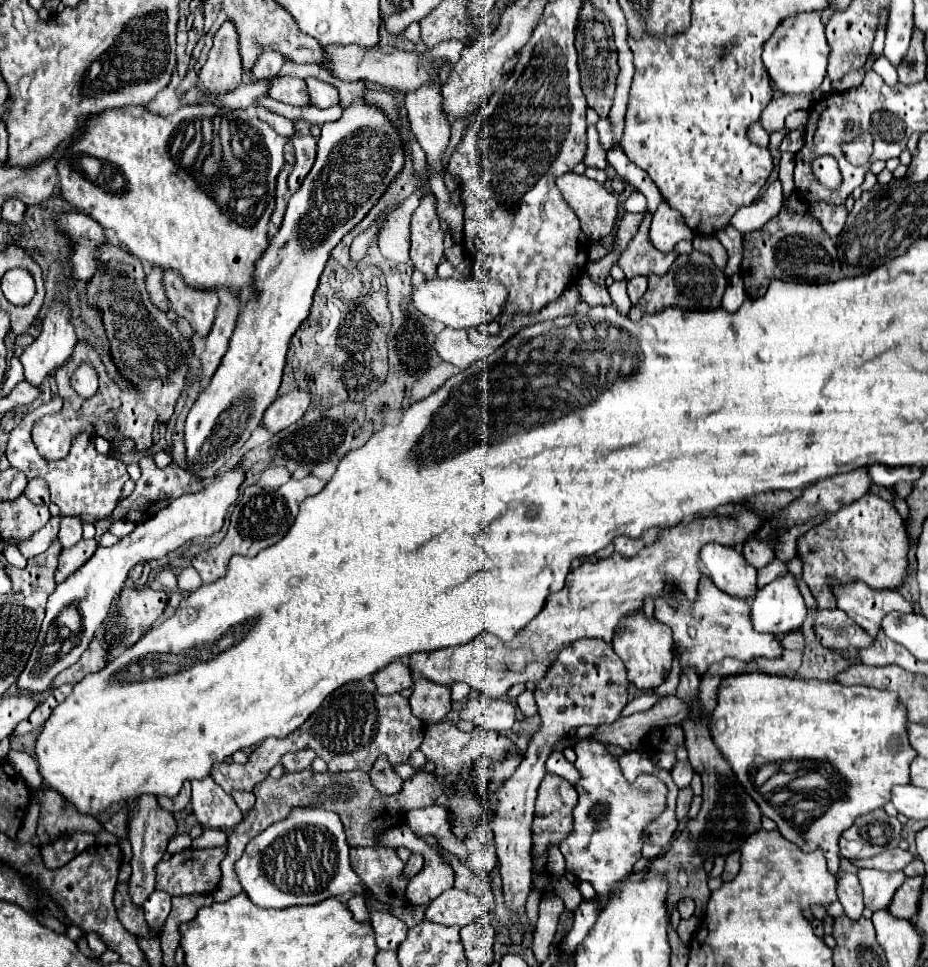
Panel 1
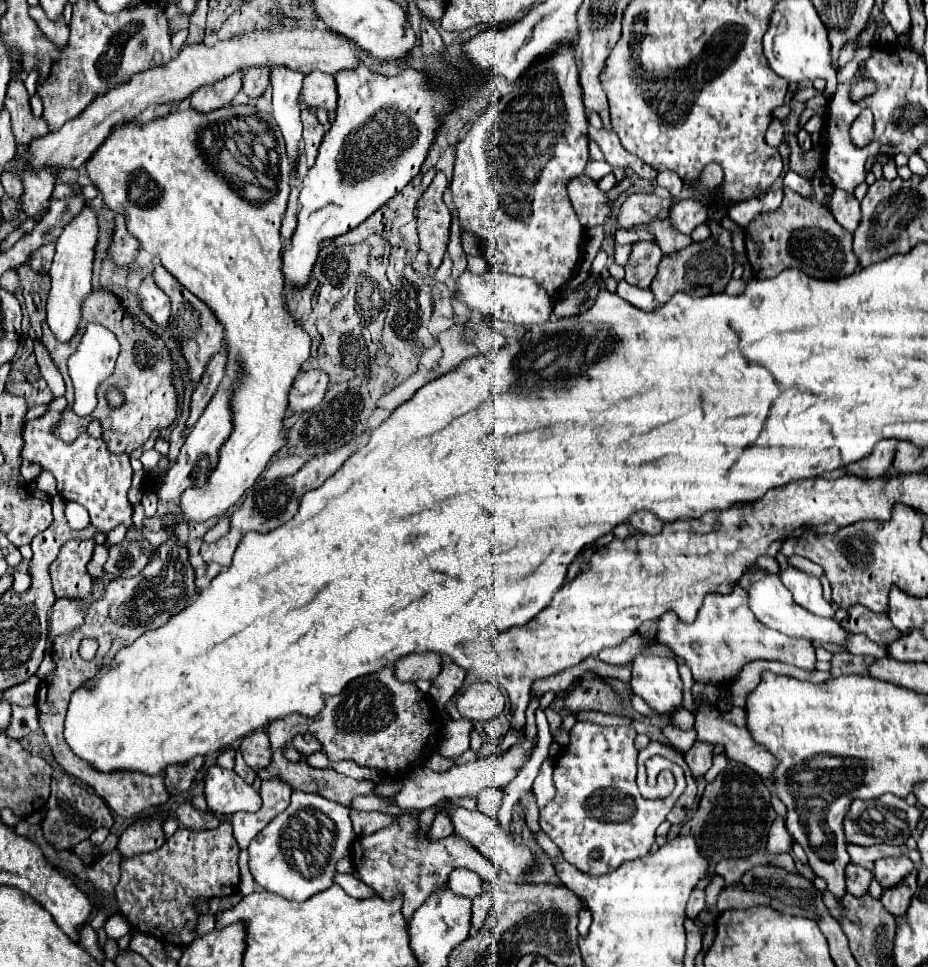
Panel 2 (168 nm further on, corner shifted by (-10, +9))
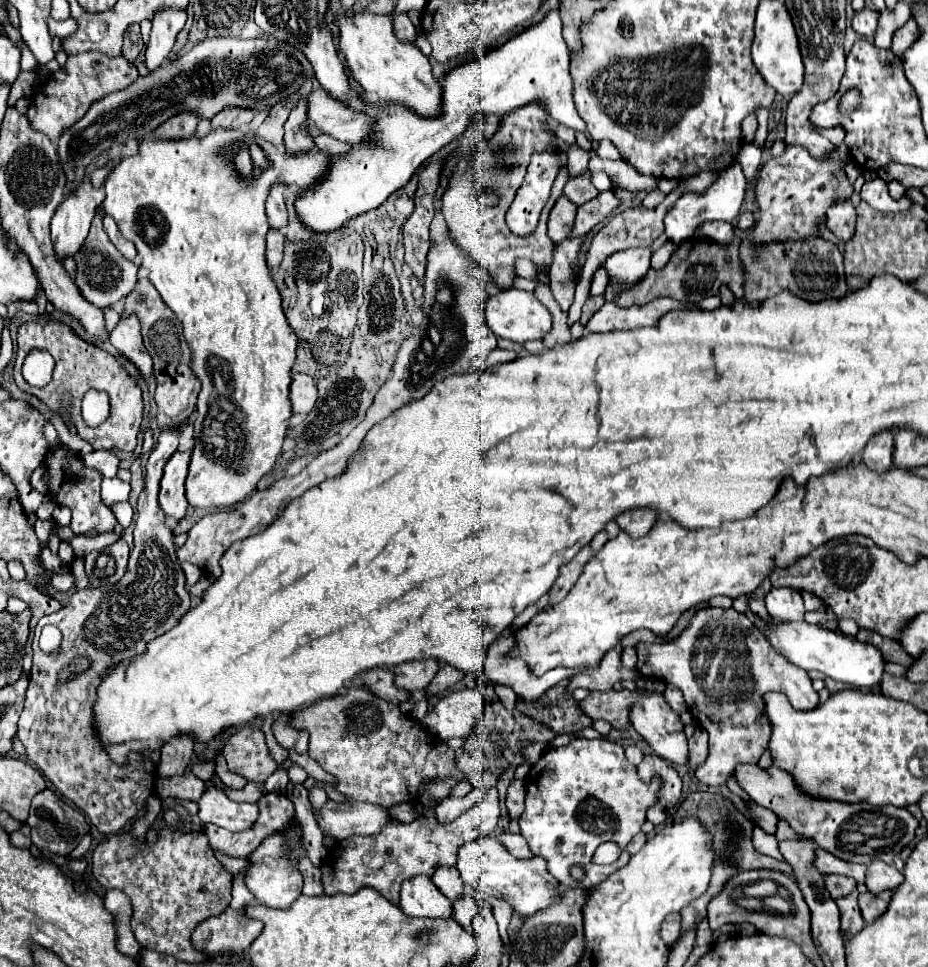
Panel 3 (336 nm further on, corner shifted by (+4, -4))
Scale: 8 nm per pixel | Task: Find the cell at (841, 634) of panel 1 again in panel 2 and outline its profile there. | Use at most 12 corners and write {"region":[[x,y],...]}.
{"region":[[853,605],[841,621],[851,633],[889,645],[901,635],[885,613]]}

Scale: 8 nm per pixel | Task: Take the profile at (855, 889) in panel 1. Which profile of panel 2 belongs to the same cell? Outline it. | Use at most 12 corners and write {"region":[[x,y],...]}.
{"region":[[849,863],[845,869],[847,891],[863,897],[873,873]]}

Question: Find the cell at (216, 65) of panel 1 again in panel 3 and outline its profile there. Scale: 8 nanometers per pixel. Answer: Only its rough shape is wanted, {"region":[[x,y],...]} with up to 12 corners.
{"region":[[191,112],[173,116],[153,138],[189,138],[199,118]]}

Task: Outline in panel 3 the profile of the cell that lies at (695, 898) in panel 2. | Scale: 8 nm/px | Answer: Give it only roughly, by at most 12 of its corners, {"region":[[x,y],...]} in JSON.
{"region":[[669,914],[661,924],[661,940],[671,944],[681,932],[681,914]]}

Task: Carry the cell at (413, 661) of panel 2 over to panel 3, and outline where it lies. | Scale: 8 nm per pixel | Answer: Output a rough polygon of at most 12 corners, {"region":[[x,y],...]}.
{"region":[[433,658],[403,662],[395,684],[413,692],[429,686],[439,670]]}

